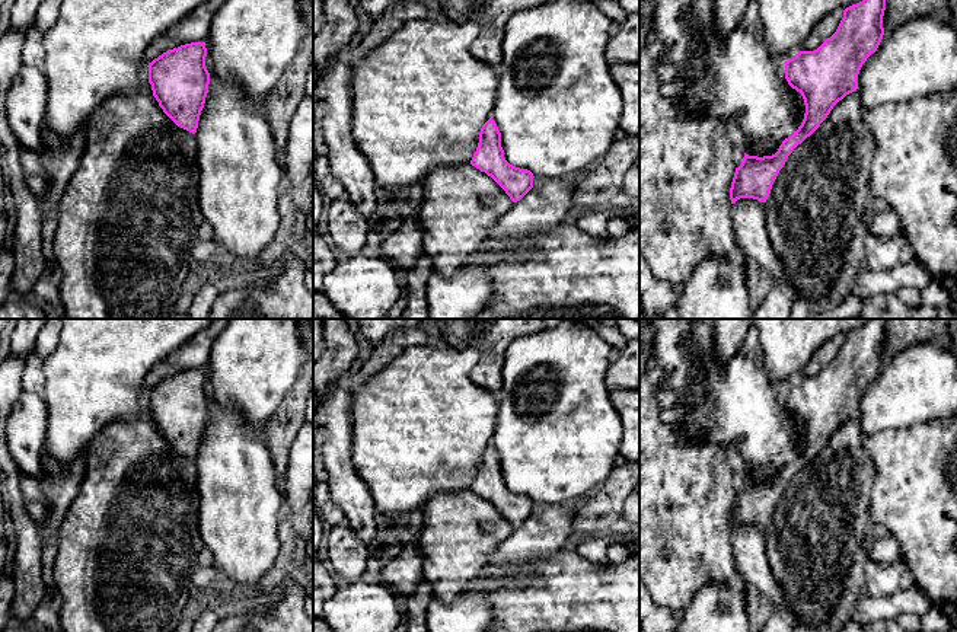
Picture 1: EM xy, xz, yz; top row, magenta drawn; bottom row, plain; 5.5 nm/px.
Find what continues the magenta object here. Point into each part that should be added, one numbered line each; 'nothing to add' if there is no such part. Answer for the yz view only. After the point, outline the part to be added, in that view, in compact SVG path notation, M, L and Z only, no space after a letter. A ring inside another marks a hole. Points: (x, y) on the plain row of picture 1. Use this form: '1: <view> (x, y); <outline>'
nothing to add

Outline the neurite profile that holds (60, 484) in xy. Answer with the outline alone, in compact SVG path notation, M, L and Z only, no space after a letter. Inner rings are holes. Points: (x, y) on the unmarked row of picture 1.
M47 453L41 460L45 475L39 479L39 485L47 499L47 516L38 524L45 542L57 536L60 524L79 494L84 478L84 453L70 463L63 463Z

